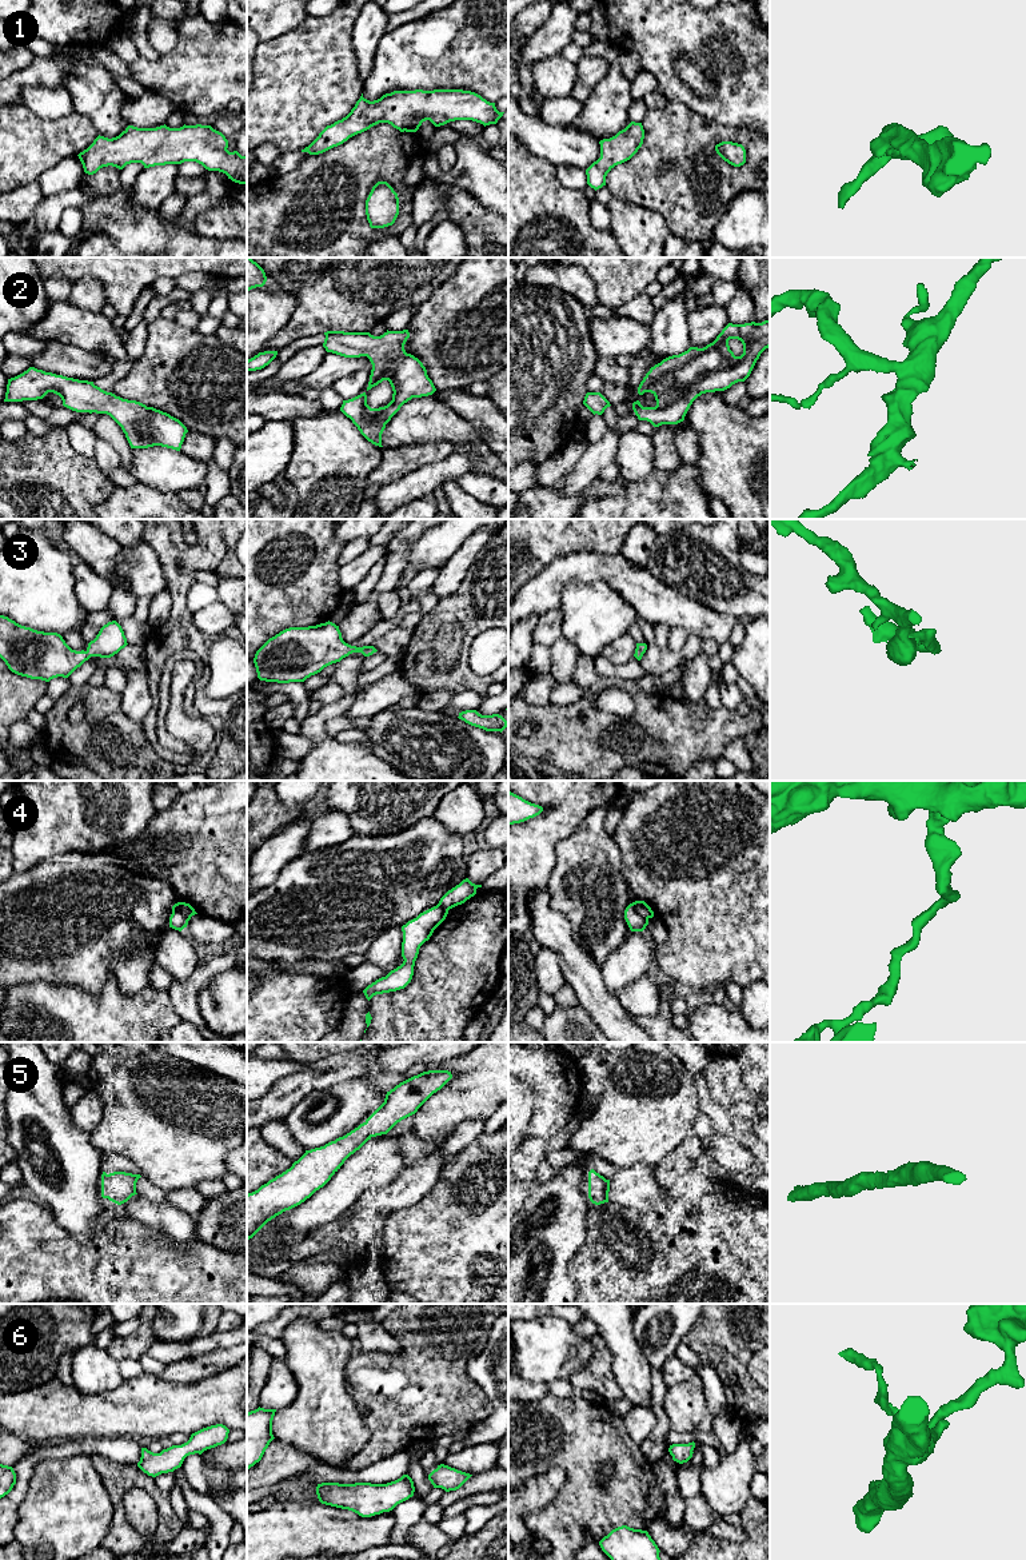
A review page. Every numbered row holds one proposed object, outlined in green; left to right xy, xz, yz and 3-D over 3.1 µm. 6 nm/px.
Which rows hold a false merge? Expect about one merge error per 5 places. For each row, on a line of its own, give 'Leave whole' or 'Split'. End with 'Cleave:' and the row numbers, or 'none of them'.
1: Leave whole
2: Leave whole
3: Leave whole
4: Split
5: Leave whole
6: Leave whole
Cleave: 4

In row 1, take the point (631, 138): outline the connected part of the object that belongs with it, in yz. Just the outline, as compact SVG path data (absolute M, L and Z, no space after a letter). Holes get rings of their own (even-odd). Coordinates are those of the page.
M631 121L624 129L600 144L600 157L587 169L587 184L595 191L606 185L607 173L618 164L630 160L642 147L644 129L642 123Z

